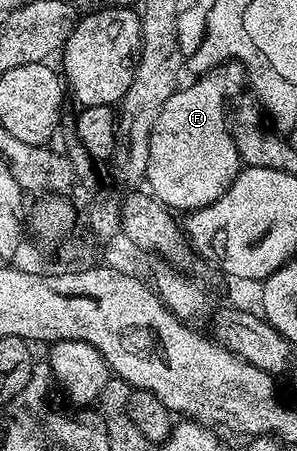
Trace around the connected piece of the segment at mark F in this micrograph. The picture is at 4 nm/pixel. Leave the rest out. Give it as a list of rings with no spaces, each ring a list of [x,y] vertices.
[[[226,61],[197,77],[200,77],[197,81],[177,88],[176,93],[170,95],[170,99],[166,99],[166,107],[162,107],[162,111],[158,114],[158,123],[154,123],[154,131],[150,131],[146,185],[149,185],[147,188],[151,196],[173,211],[179,209],[191,211],[214,203],[219,197],[226,195],[226,191],[234,183],[242,168],[238,147],[232,139],[230,117],[226,112],[226,106],[229,104],[228,97],[235,98],[241,92],[239,89],[245,88],[246,70],[239,61]]]

